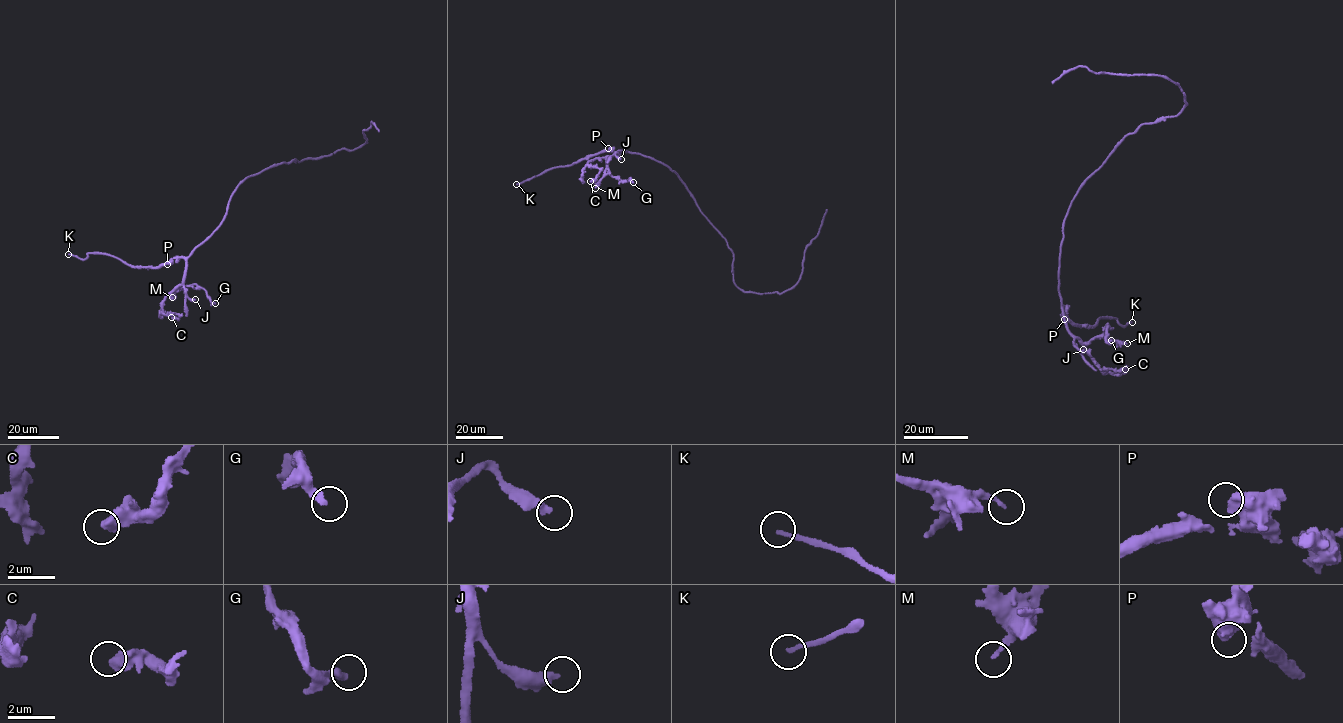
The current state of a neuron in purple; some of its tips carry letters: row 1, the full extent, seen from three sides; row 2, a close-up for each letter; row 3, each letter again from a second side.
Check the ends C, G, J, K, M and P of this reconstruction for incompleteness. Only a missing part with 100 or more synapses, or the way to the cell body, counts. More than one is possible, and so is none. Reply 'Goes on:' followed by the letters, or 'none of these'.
Goes on: none of these

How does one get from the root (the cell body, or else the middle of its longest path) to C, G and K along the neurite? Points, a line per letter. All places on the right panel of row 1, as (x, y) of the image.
C: (1094, 172), (1064, 221), (1058, 275), (1062, 314), (1067, 330), (1103, 373), (1125, 369)
G: (1094, 172), (1064, 221), (1058, 289), (1067, 330), (1088, 342), (1101, 337), (1106, 324), (1106, 340), (1111, 340)
K: (1094, 172), (1064, 221), (1061, 305), (1080, 327), (1092, 327), (1102, 318), (1124, 327), (1132, 322)

